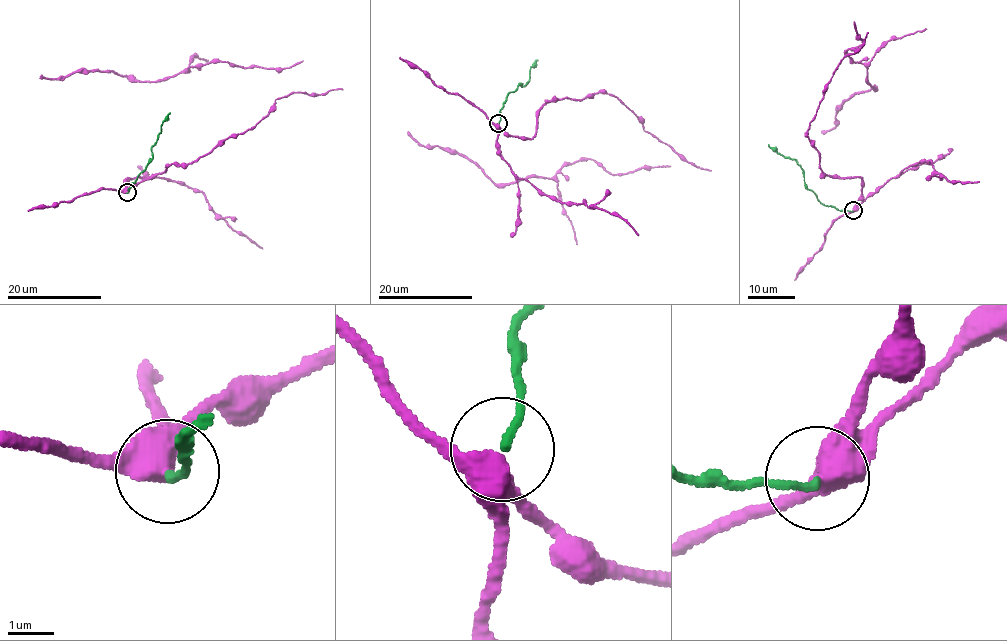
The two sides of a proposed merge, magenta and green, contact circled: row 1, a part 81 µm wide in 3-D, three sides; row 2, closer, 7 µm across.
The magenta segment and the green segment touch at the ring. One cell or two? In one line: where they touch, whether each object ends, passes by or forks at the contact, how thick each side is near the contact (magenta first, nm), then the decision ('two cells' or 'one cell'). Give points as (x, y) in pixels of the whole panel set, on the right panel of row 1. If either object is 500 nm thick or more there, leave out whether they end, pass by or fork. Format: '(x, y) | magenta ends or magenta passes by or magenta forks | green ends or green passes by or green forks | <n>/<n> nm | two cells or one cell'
(853, 210) | 500/170 nm | two cells

